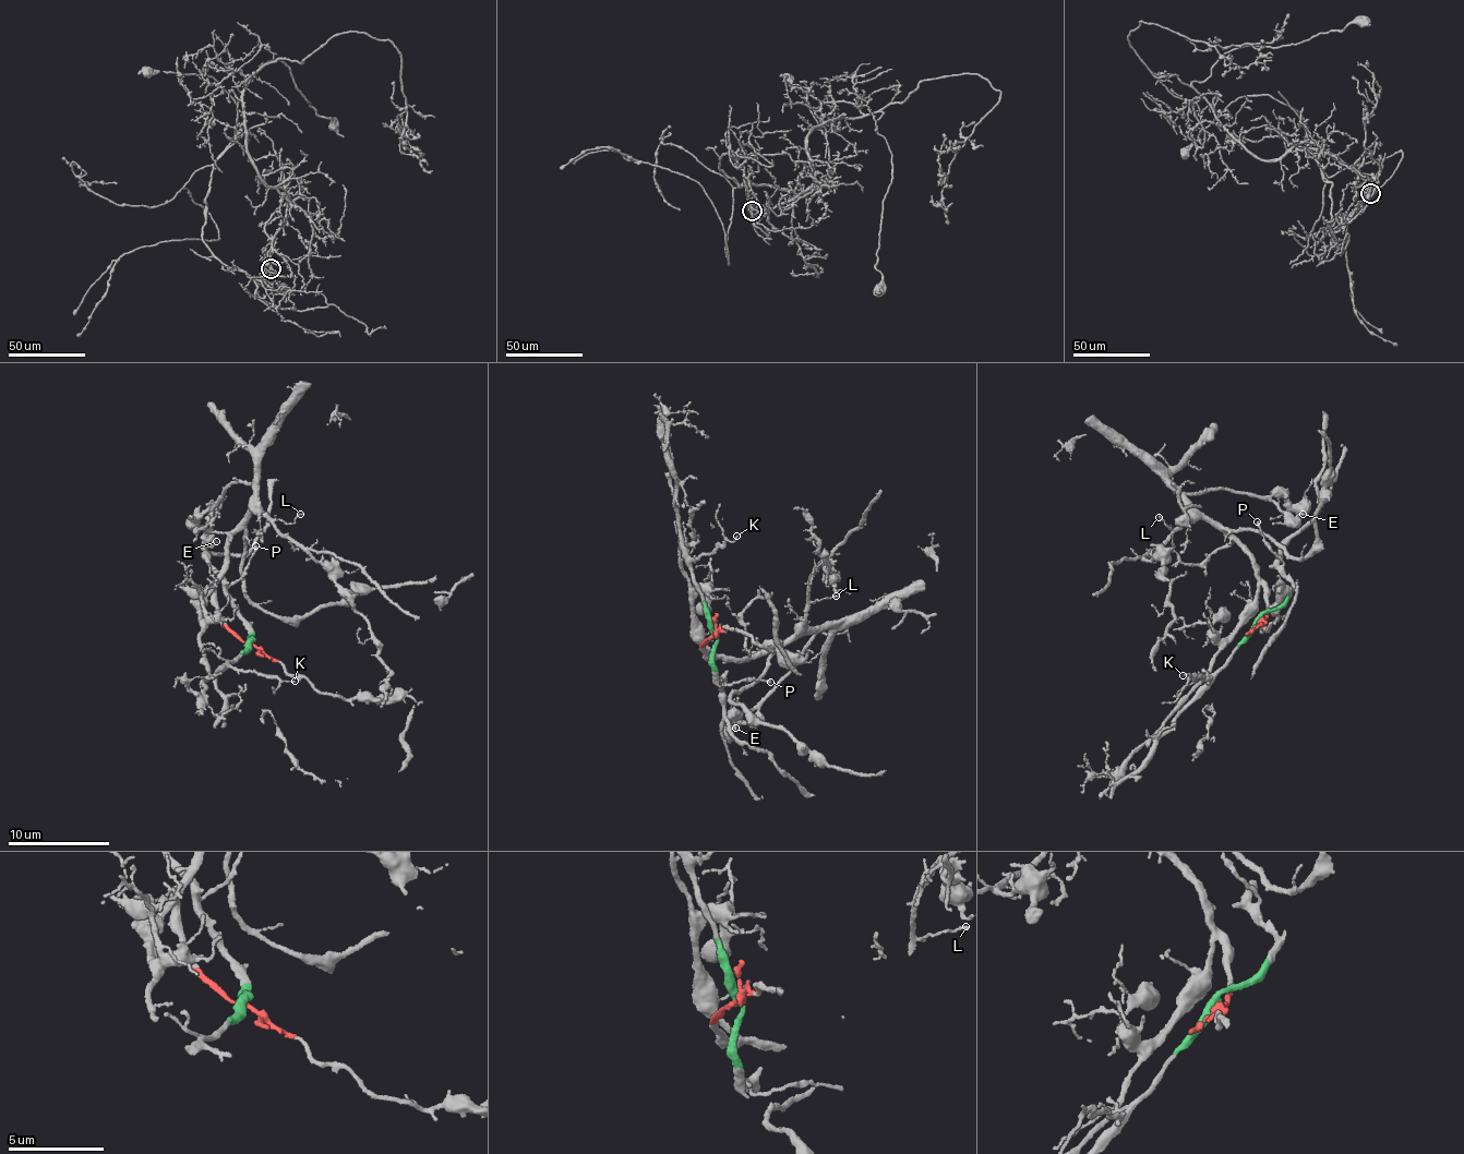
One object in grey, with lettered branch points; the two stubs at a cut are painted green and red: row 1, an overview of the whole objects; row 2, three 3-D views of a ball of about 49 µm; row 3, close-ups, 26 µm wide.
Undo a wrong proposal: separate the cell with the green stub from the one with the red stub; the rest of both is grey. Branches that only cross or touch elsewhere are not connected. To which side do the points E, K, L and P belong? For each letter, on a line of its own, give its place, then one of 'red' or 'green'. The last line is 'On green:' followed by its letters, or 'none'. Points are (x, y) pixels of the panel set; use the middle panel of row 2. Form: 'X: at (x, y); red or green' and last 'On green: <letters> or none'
E: at (735, 728); red
K: at (736, 536); green
L: at (836, 596); red
P: at (770, 682); green
On green: K, P

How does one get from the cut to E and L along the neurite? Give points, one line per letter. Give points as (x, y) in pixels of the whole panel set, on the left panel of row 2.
E: (249, 642), (219, 614), (215, 586), (234, 532), (242, 530), (254, 482), (225, 489), (210, 536), (216, 542)
L: (249, 642), (219, 614), (216, 589), (234, 532), (244, 529), (258, 511), (294, 524), (300, 513)

